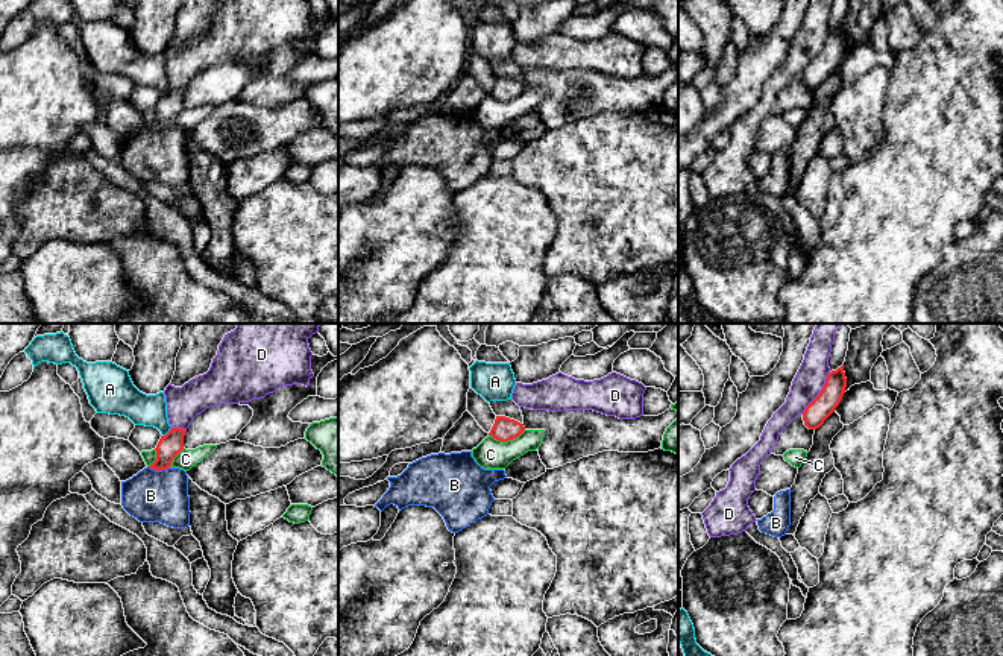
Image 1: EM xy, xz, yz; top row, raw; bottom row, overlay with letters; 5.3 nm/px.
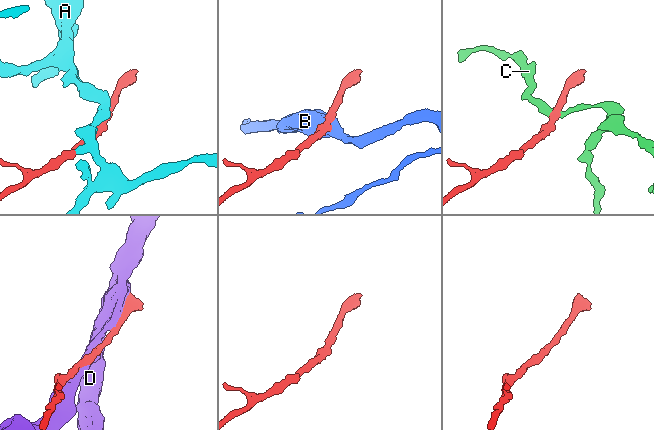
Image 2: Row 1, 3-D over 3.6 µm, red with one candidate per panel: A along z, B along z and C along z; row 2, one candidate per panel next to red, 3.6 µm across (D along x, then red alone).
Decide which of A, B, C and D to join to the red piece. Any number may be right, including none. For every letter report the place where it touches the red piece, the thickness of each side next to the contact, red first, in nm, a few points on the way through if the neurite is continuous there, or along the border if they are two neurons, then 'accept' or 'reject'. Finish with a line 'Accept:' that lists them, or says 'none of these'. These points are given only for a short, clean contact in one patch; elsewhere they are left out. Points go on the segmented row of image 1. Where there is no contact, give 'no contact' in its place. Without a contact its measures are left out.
A: contact xy (169, 432); calibres 120 and 170 nm; reject
B: contact xy (158, 469); calibres 120 and 280 nm; border xy (147, 466), (155, 469), (169, 468); reject
C: contact xz (507, 441); calibres 130 and 160 nm; border xz (525, 430), (507, 441), (496, 441), (489, 436); reject
D: contact yz (820, 392); calibres 120 and 160 nm; reject
Accept: none of these

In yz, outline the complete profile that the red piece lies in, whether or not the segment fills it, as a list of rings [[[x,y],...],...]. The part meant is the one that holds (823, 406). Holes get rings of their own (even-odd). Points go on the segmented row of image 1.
[[[842,364],[836,371],[828,372],[822,390],[803,412],[803,421],[809,430],[819,428],[835,412],[845,393],[845,387],[847,378]]]

